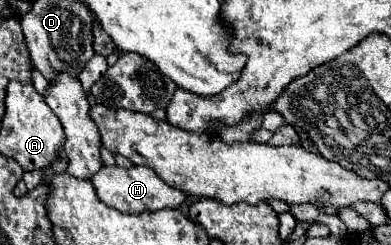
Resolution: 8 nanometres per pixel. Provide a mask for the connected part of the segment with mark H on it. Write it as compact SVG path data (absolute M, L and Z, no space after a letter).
M118 165L102 167L94 177L90 177L90 183L94 185L100 201L104 201L108 207L114 207L124 213L142 213L142 211L160 211L160 209L174 209L178 207L186 195L168 183L164 183L150 167L130 167L122 169Z

